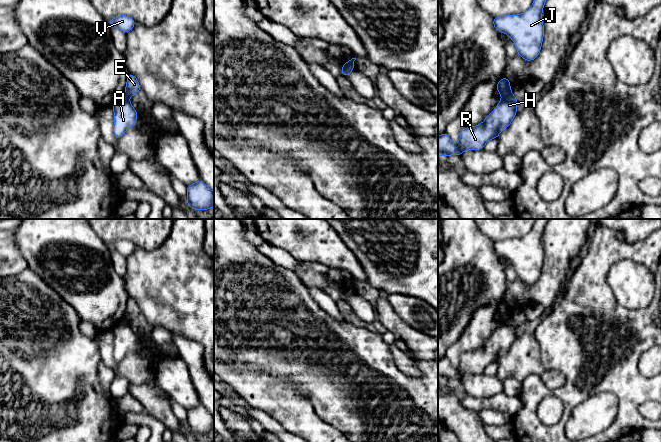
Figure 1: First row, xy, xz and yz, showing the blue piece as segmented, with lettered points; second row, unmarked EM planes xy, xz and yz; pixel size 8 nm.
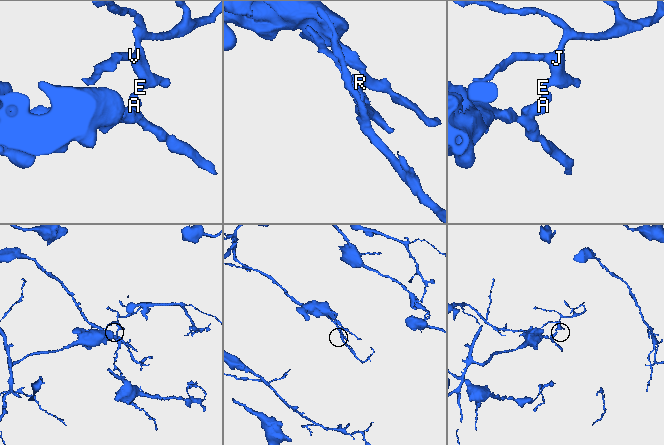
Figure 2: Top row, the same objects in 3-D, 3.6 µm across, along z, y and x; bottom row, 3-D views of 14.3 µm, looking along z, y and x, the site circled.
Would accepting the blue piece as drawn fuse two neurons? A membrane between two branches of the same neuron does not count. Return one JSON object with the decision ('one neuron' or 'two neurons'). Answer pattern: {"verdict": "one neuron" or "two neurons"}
{"verdict": "two neurons"}

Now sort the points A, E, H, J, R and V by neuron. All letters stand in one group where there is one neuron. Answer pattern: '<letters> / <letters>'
A H R / E J V

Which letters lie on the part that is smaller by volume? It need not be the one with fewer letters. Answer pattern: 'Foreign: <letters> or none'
Foreign: E, J, V

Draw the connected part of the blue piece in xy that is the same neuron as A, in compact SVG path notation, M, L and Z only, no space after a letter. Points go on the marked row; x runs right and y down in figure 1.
M129 97L115 99L113 103L114 127L113 132L117 139L121 138L128 128L137 121L137 111L132 107Z

